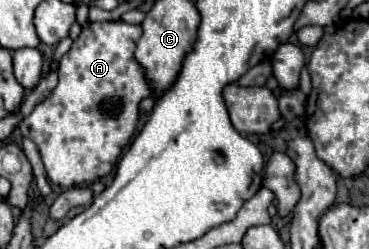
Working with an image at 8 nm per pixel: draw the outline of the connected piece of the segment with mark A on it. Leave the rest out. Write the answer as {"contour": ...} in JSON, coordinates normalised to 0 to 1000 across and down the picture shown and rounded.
{"contour":[[[336,84],[244,92],[244,108],[222,116],[217,149],[168,229],[157,277],[157,341],[141,382],[130,382],[119,414],[98,422],[92,446],[54,494],[60,542],[81,550],[103,582],[125,695],[141,735],[190,759],[238,743],[271,711],[298,703],[320,655],[320,631],[358,566],[379,478],[374,414],[412,373],[385,293],[385,269],[363,237],[369,165],[379,157],[379,141],[379,100],[352,100]]]}

